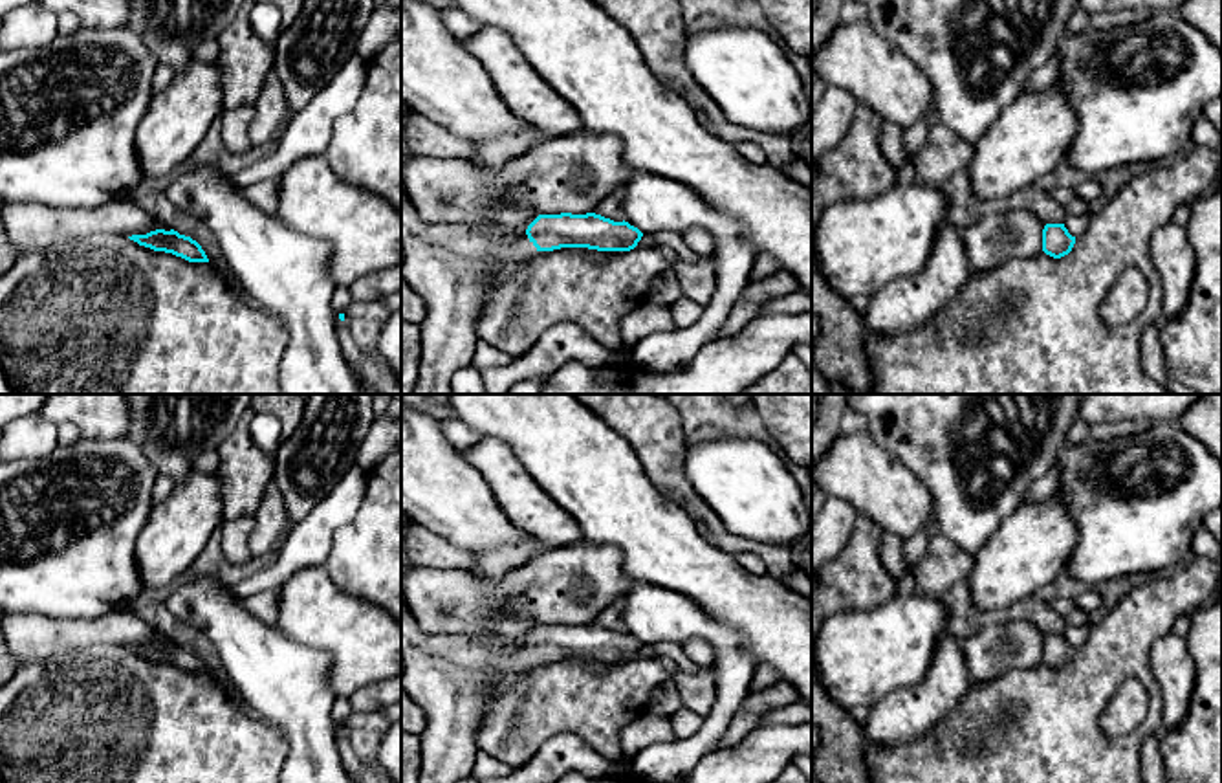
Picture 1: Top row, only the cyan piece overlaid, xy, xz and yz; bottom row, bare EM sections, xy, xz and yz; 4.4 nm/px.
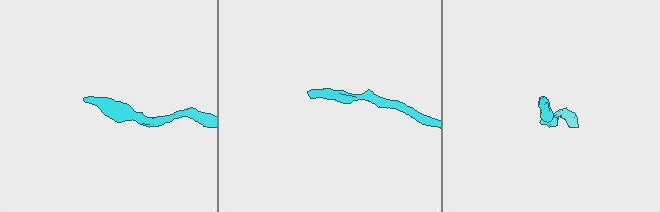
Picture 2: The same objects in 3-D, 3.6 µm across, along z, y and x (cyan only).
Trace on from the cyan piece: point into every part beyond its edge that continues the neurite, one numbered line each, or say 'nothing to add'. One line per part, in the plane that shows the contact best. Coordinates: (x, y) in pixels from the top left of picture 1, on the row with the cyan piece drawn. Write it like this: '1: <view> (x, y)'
1: xz (449, 266)

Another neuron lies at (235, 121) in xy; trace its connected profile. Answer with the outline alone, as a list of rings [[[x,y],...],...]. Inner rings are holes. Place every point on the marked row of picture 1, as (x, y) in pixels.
[[[244,105],[236,108],[224,108],[222,141],[233,154],[245,154],[253,149],[247,128],[255,117],[255,105]]]

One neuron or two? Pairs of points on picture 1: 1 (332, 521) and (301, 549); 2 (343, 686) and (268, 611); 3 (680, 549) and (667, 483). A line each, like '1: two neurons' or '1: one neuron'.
1: one neuron
2: two neurons
3: two neurons

